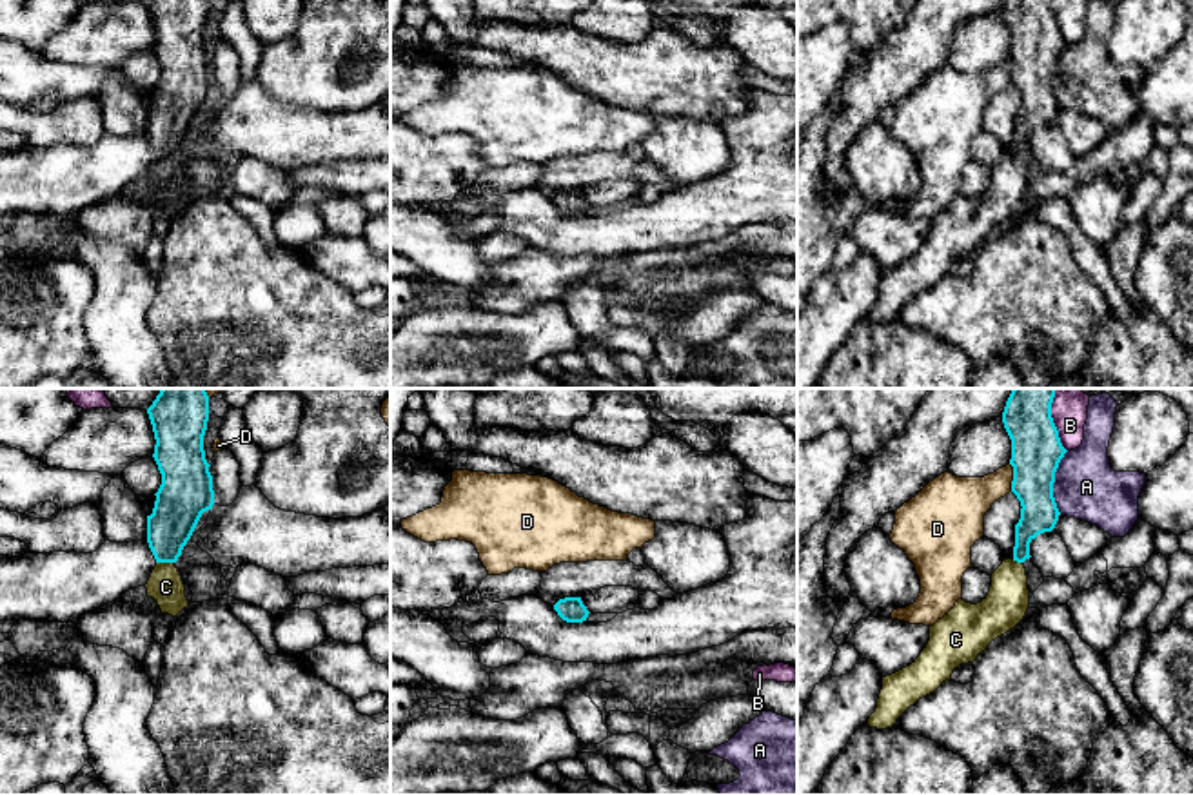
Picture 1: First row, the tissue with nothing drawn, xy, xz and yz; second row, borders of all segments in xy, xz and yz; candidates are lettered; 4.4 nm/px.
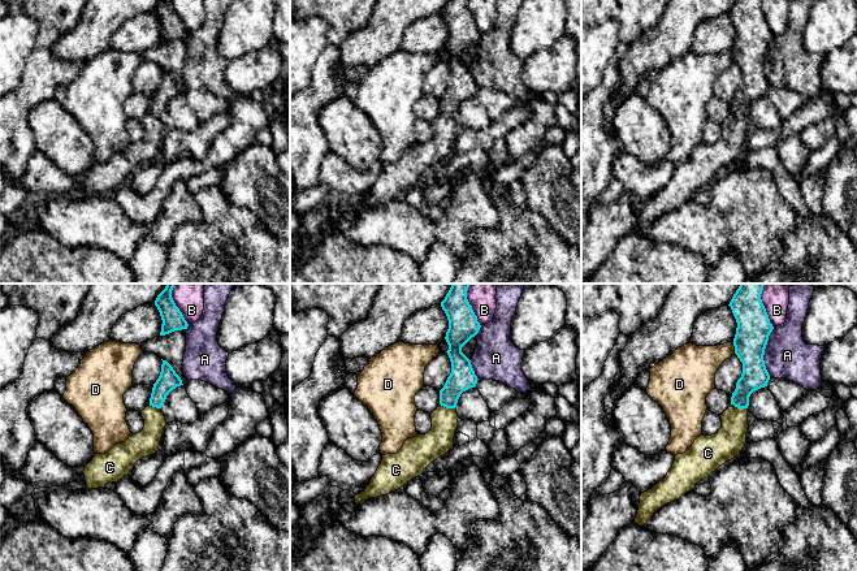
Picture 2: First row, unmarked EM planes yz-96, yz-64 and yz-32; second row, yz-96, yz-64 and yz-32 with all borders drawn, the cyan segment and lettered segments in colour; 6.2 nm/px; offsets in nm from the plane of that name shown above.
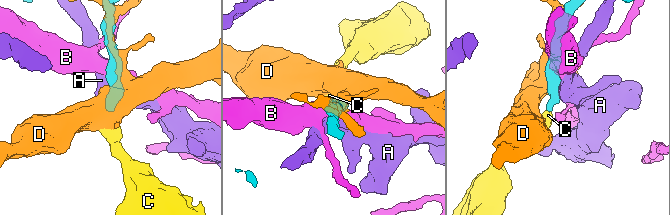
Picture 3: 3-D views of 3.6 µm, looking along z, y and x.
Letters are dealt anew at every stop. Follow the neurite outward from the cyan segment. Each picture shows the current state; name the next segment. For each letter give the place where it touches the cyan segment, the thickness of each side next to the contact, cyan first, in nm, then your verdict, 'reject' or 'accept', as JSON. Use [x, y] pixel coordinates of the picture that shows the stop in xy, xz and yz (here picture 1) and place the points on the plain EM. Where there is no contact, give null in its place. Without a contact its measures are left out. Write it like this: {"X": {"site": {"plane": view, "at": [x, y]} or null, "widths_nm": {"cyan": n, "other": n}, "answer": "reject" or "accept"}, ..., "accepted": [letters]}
{"A": {"site": {"plane": "yz", "at": [1054, 75]}, "widths_nm": {"cyan": 220, "other": 280}, "answer": "reject"}, "B": {"site": {"plane": "yz", "at": [1055, 22]}, "widths_nm": {"cyan": 220, "other": 130}, "answer": "reject"}, "C": {"site": {"plane": "xy", "at": [166, 155]}, "widths_nm": {"cyan": 220, "other": 160}, "answer": "accept"}, "D": {"site": {"plane": "yz", "at": [1014, 71]}, "widths_nm": {"cyan": 220, "other": 220}, "answer": "reject"}, "accepted": ["C"]}

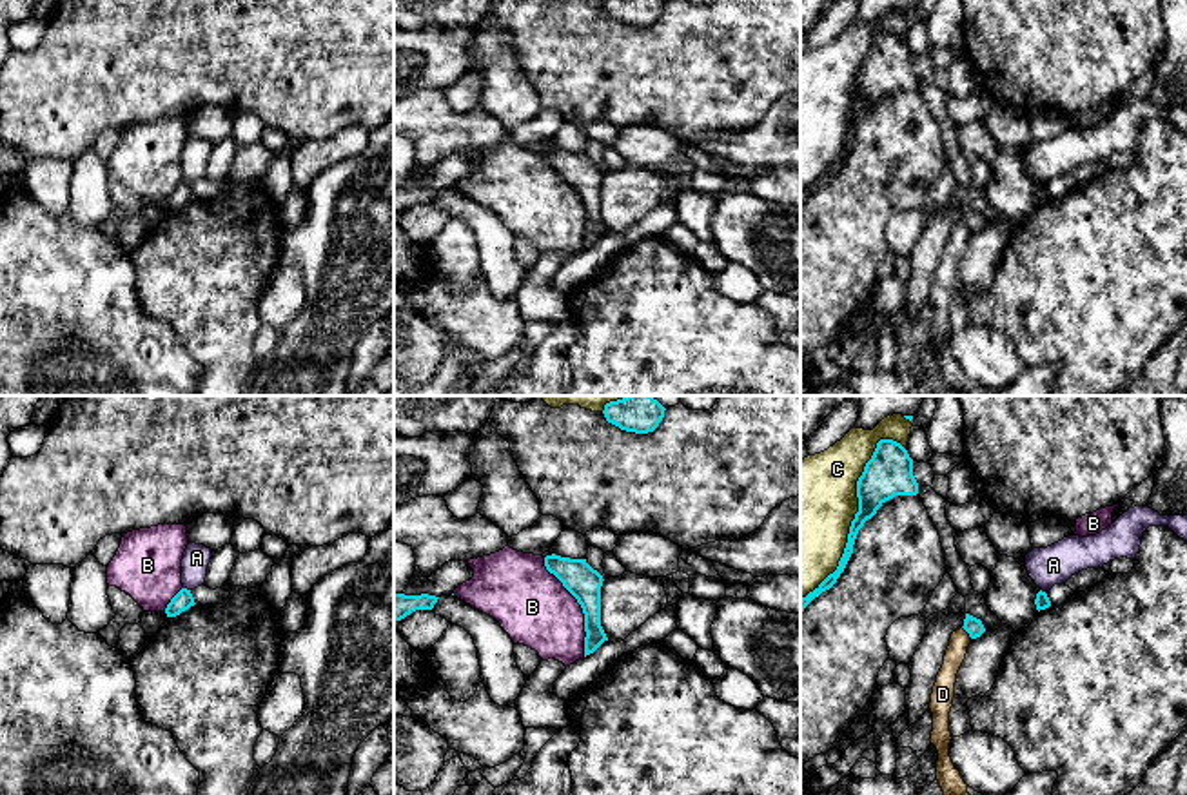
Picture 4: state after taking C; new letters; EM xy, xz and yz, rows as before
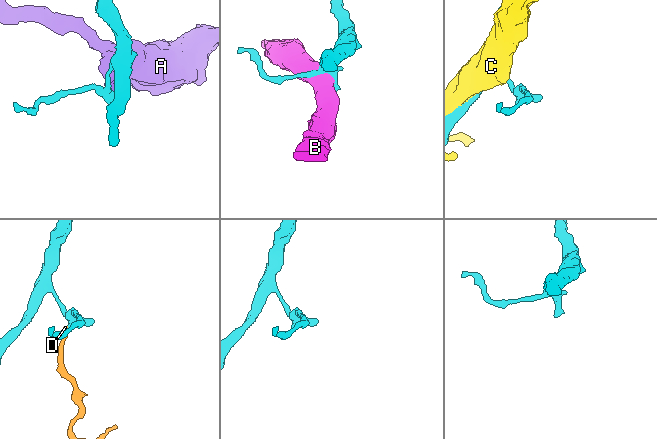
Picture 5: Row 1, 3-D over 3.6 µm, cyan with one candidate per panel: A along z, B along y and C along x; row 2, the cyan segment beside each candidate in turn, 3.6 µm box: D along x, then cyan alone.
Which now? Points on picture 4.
{"A": {"site": {"plane": "xy", "at": [186, 182]}, "widths_nm": {"cyan": 90, "other": 120}, "answer": "reject"}, "B": {"site": {"plane": "xz", "at": [581, 200]}, "widths_nm": {"cyan": 150, "other": 320}, "answer": "reject"}, "C": {"site": {"plane": "yz", "at": [857, 106]}, "widths_nm": {"cyan": 200, "other": 460}, "answer": "reject"}, "D": {"site": {"plane": "yz", "at": [966, 224]}, "widths_nm": {"cyan": 80, "other": 90}, "answer": "reject"}, "accepted": []}

